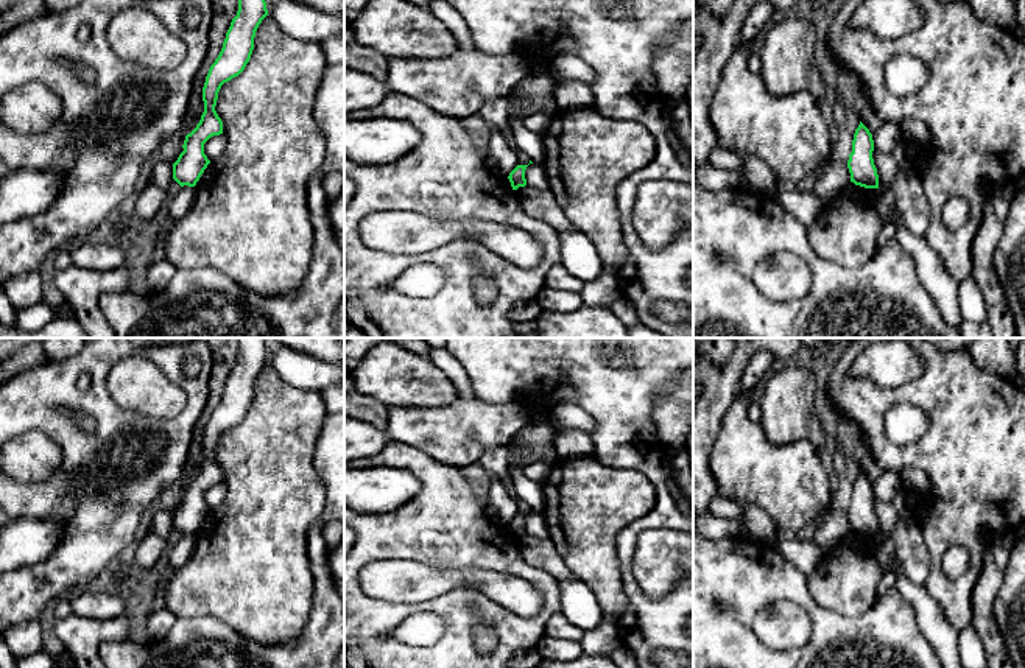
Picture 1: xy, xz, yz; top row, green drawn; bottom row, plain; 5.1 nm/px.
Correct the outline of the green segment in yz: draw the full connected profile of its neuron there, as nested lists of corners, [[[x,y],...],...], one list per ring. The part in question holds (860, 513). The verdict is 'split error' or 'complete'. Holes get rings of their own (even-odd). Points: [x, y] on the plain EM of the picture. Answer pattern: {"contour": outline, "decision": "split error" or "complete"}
{"contour": [[[860,470],[852,489],[847,517],[851,531],[865,537],[879,537],[879,523],[872,508],[874,489],[869,478]]], "decision": "complete"}

